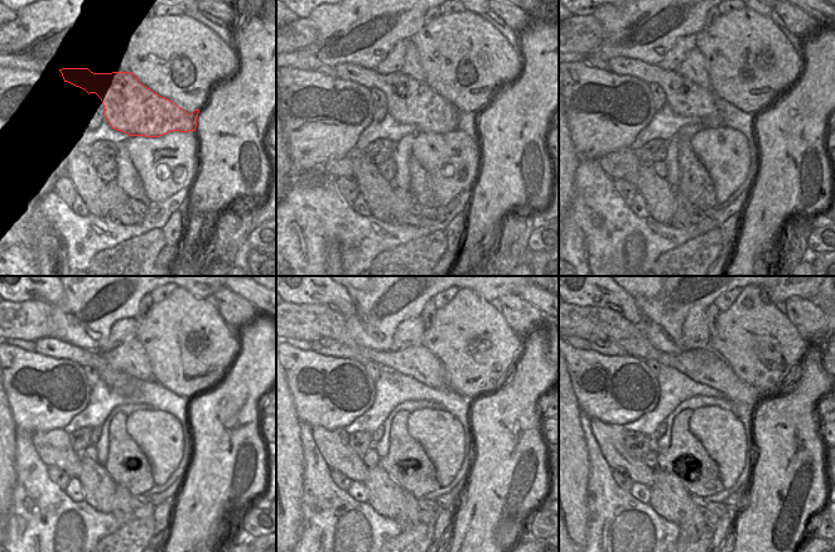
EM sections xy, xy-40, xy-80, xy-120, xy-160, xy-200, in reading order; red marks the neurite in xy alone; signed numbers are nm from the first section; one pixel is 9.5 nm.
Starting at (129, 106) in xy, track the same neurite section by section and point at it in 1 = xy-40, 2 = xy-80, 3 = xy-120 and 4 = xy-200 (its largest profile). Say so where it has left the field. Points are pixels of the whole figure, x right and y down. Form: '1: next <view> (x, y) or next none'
1: next xy-40 (409, 101)
2: next xy-80 (686, 98)
3: next xy-120 (121, 383)
4: next xy-200 (604, 345)

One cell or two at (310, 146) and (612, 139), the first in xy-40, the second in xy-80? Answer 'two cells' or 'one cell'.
one cell

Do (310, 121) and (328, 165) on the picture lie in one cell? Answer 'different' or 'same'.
different

